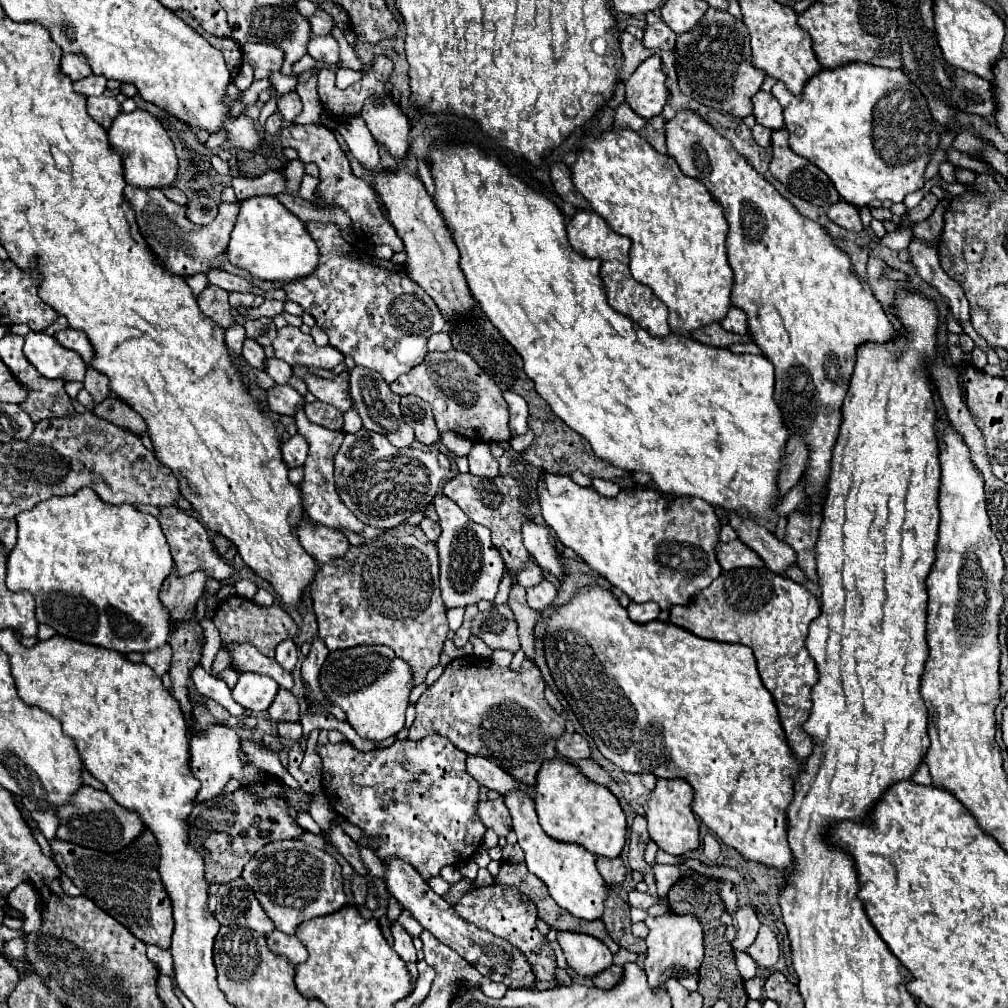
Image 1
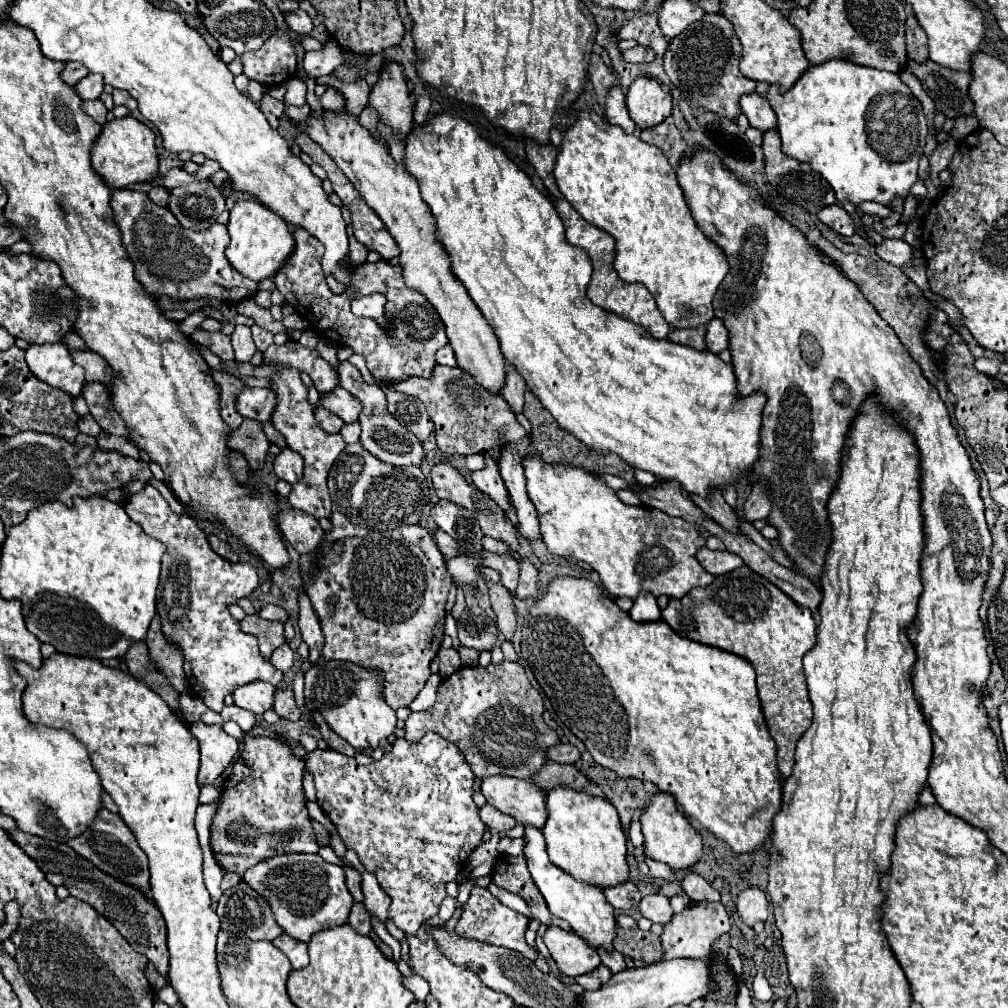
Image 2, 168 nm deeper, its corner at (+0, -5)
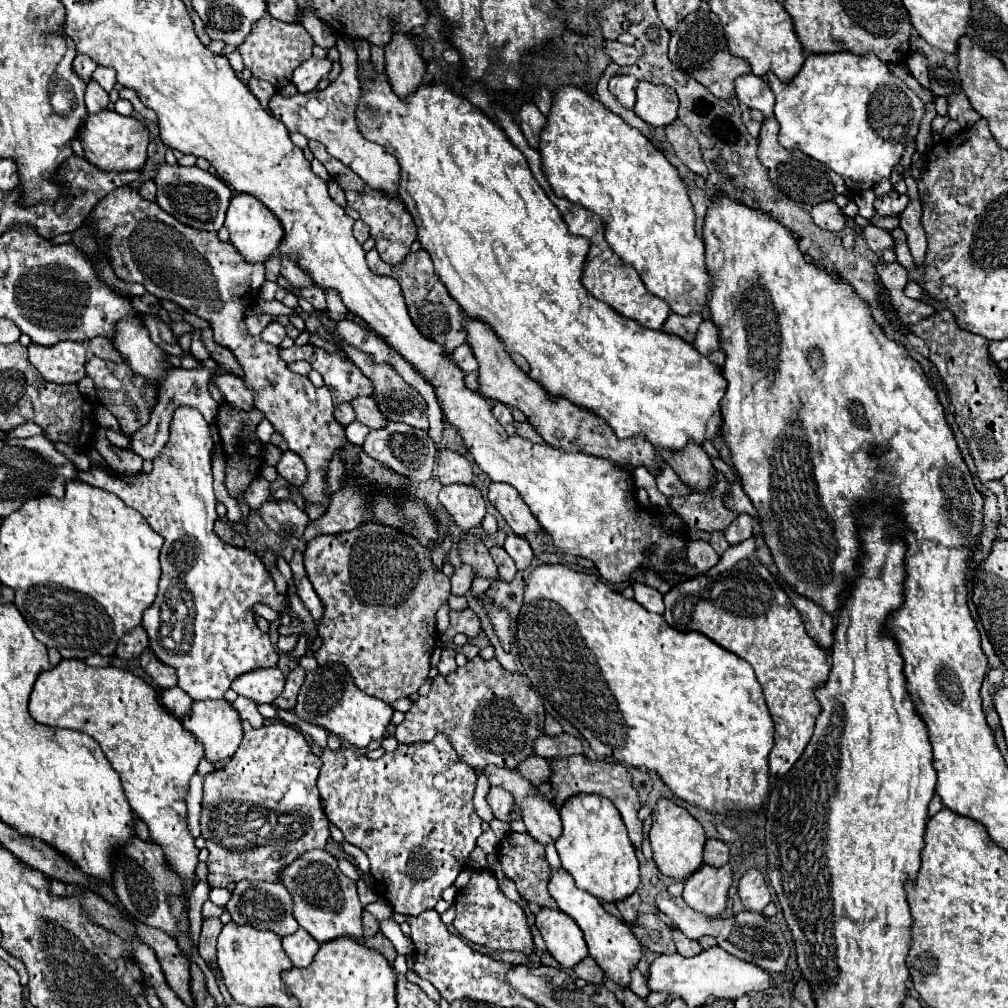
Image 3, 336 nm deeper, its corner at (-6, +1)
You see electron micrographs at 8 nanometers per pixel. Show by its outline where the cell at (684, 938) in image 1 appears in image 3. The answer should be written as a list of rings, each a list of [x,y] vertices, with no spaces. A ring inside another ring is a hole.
[[[704,864],[686,880],[682,898],[692,910],[702,912],[708,918],[720,918],[726,910],[726,896],[730,884],[732,870],[728,864],[722,868]]]

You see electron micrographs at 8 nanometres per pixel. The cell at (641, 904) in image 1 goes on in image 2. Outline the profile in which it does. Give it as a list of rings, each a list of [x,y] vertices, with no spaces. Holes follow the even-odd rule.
[[[650,894],[640,900],[640,912],[644,918],[658,922],[658,924],[668,924],[674,916],[670,902],[664,894]]]

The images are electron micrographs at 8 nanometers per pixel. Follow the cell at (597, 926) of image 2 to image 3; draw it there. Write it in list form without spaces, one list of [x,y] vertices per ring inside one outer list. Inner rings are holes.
[[[564,868],[550,870],[548,892],[558,902],[560,910],[566,912],[568,916],[572,916],[572,920],[580,926],[580,930],[584,932],[590,956],[606,972],[606,978],[612,978],[620,986],[628,986],[630,984],[630,970],[638,964],[638,960],[642,956],[642,946],[638,944],[638,940],[630,932],[630,928],[622,920],[618,920],[616,916],[612,916],[610,912],[606,912],[604,906],[602,906],[602,902],[596,896],[588,894],[586,890],[580,890],[574,884],[572,876]]]

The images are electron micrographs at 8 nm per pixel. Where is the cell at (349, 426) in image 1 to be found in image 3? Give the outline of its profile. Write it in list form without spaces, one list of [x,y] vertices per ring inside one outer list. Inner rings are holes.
[[[356,420],[346,426],[346,438],[348,438],[348,442],[352,442],[352,444],[360,444],[360,446],[362,446],[368,432],[370,432],[370,428],[366,428],[364,424],[360,424],[360,422],[356,422]]]

